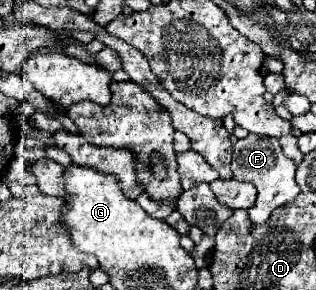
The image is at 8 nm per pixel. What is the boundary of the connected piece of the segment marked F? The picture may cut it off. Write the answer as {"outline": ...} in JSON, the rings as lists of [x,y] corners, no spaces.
{"outline":[[[248,135],[244,139],[240,139],[234,145],[234,159],[232,159],[232,173],[236,179],[242,181],[250,181],[256,185],[258,189],[258,199],[256,205],[252,209],[248,209],[250,221],[254,225],[264,225],[270,217],[270,213],[280,207],[290,203],[298,193],[300,187],[296,185],[294,173],[296,173],[296,165],[292,163],[292,159],[288,159],[282,153],[280,141],[276,141],[274,137],[256,137],[256,135]]]}

